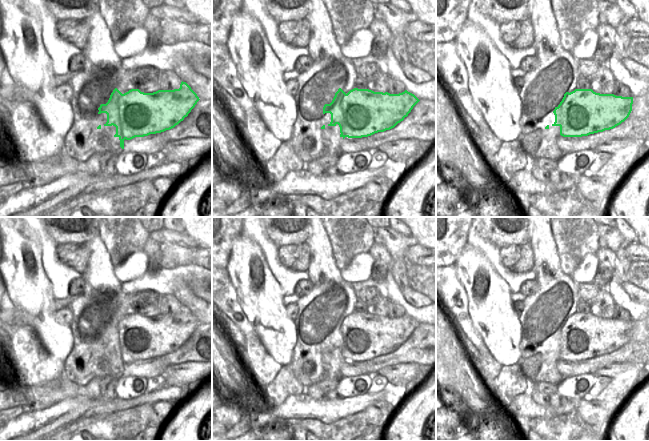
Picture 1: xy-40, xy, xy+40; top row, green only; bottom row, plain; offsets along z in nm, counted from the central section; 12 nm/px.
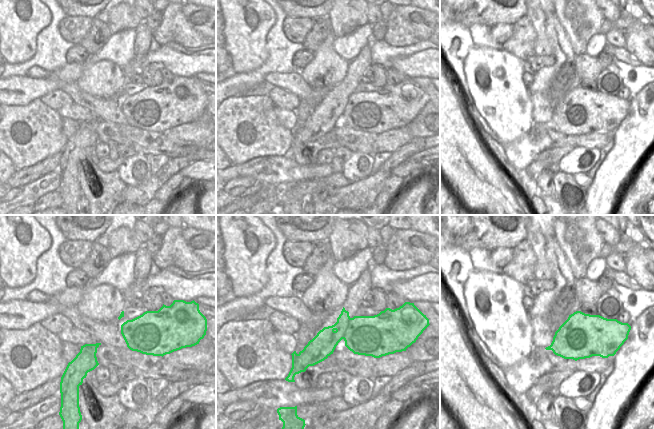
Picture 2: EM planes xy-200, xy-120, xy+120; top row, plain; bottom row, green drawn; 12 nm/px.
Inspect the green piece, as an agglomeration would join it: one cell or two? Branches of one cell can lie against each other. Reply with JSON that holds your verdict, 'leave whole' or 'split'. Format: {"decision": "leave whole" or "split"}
{"decision": "split"}

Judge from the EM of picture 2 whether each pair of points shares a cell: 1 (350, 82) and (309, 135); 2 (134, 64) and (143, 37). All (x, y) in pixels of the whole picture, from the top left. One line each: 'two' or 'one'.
1: one
2: one

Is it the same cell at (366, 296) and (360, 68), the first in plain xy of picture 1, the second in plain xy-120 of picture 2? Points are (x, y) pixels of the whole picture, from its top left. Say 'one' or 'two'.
two

